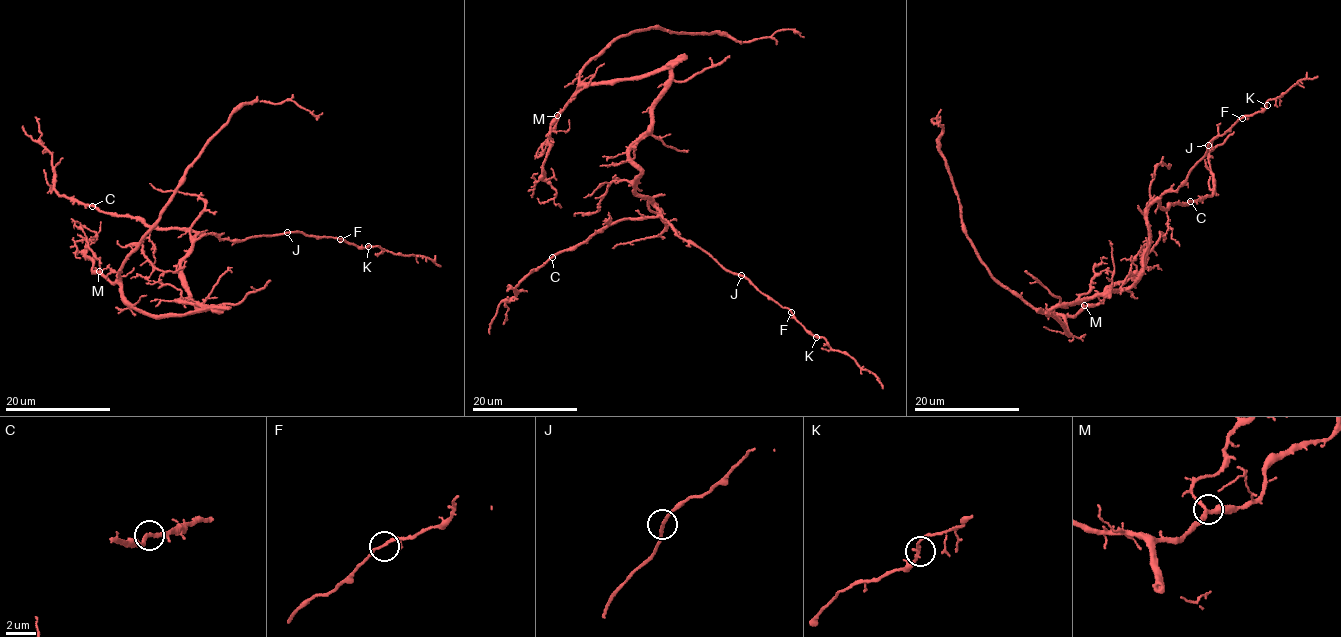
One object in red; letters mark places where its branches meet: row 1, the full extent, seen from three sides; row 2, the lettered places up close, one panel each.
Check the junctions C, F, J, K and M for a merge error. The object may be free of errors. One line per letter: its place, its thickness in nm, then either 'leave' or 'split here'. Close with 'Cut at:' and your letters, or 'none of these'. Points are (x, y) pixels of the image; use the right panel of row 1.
C: place (1190, 201); calibre 200 nm; leave
F: place (1242, 118); calibre 140 nm; leave
J: place (1208, 145); calibre 200 nm; leave
K: place (1267, 105); calibre 180 nm; leave
M: place (1084, 305); calibre 260 nm; leave
Cut at: none of these

